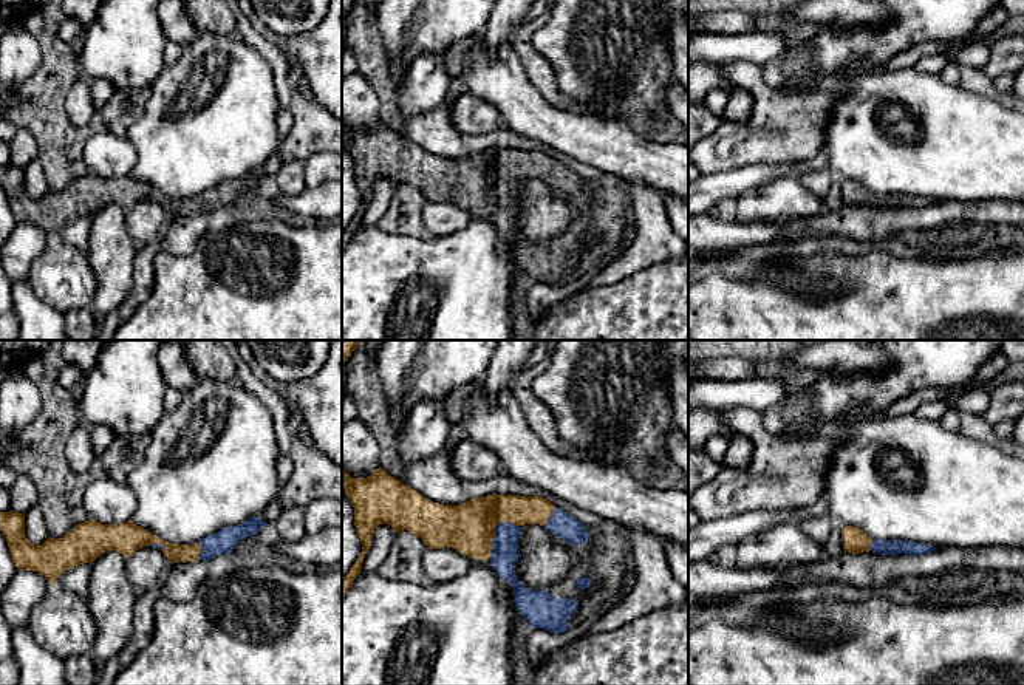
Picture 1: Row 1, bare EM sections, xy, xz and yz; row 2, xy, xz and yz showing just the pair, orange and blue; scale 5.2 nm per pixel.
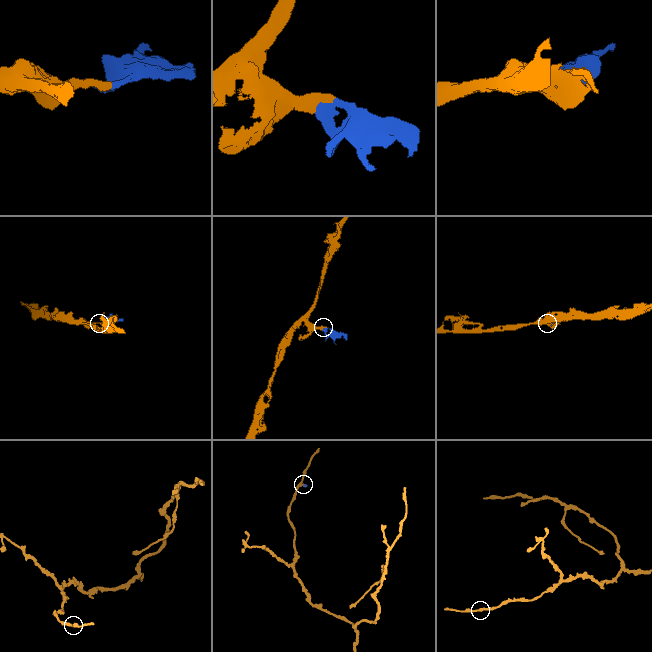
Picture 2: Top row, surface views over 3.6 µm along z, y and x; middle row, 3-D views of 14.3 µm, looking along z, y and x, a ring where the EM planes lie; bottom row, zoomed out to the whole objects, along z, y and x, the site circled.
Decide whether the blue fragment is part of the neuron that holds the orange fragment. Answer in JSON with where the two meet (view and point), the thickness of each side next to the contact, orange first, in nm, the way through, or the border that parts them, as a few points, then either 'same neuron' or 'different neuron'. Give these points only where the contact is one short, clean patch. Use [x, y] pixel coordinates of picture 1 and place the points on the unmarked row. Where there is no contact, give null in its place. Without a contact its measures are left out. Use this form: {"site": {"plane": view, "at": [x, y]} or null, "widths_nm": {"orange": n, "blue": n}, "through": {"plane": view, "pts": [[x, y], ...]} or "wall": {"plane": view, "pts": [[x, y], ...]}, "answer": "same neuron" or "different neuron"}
{"site": {"plane": "xz", "at": [498, 175]}, "widths_nm": {"orange": 260, "blue": 140}, "through": {"plane": "xz", "pts": [[469, 181], [481, 175], [498, 175], [505, 187], [505, 209]]}, "answer": "same neuron"}

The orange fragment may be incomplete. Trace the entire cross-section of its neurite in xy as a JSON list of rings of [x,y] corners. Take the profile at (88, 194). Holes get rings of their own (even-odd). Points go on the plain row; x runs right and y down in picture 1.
[[[9,164],[0,165],[0,186],[3,187],[17,223],[36,224],[49,238],[68,223],[93,216],[108,204],[116,204],[125,212],[144,199],[161,203],[172,216],[210,213],[230,207],[244,190],[257,189],[266,176],[255,170],[243,178],[218,184],[200,196],[178,198],[156,190],[153,186],[136,179],[131,173],[122,178],[102,178],[87,173],[74,179],[62,192],[48,192],[43,198],[31,198],[25,189],[25,169]]]

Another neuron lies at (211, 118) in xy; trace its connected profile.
[[[200,34],[195,42],[183,48],[175,65],[164,65],[148,91],[144,114],[127,133],[138,155],[131,175],[164,195],[200,196],[221,182],[243,178],[260,170],[282,142],[277,128],[280,101],[272,70],[255,48],[234,34]]]

